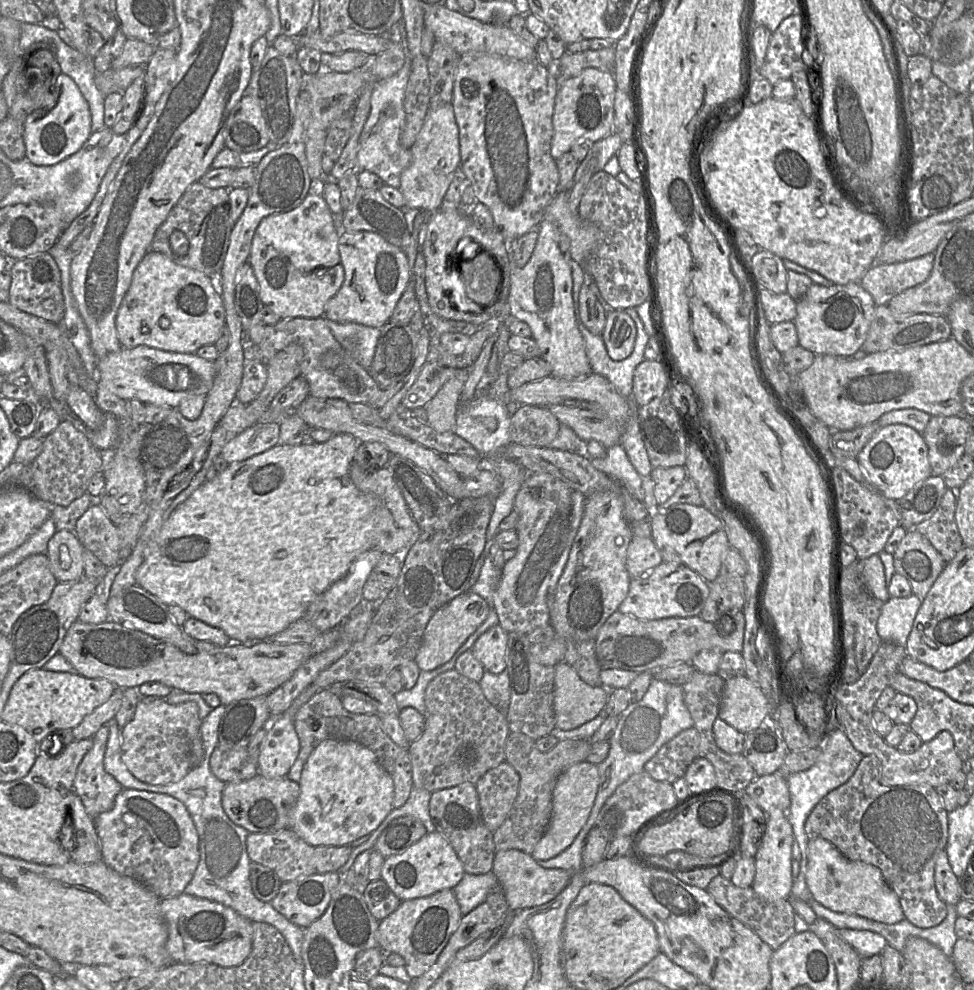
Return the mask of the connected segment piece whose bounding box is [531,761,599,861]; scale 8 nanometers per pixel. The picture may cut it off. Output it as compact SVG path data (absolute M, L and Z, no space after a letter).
M587 761L570 766L558 777L553 790L552 814L548 828L531 854L536 861L551 859L572 844L589 816L598 785L598 767Z

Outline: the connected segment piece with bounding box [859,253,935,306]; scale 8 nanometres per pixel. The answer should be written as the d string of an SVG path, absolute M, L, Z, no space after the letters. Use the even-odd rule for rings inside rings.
M929 253L893 264L876 262L859 283L870 293L876 306L887 304L902 291L926 281L933 268L934 256L934 253Z

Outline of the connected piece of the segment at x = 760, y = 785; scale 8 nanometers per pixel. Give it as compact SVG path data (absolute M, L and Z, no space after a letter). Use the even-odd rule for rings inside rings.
M779 773L757 776L744 790L766 813L781 810L787 813L790 793L787 779Z

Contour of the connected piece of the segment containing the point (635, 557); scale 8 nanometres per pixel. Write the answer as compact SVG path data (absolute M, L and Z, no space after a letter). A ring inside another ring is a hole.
M633 537L626 555L626 567L631 576L640 577L663 562L652 537Z

